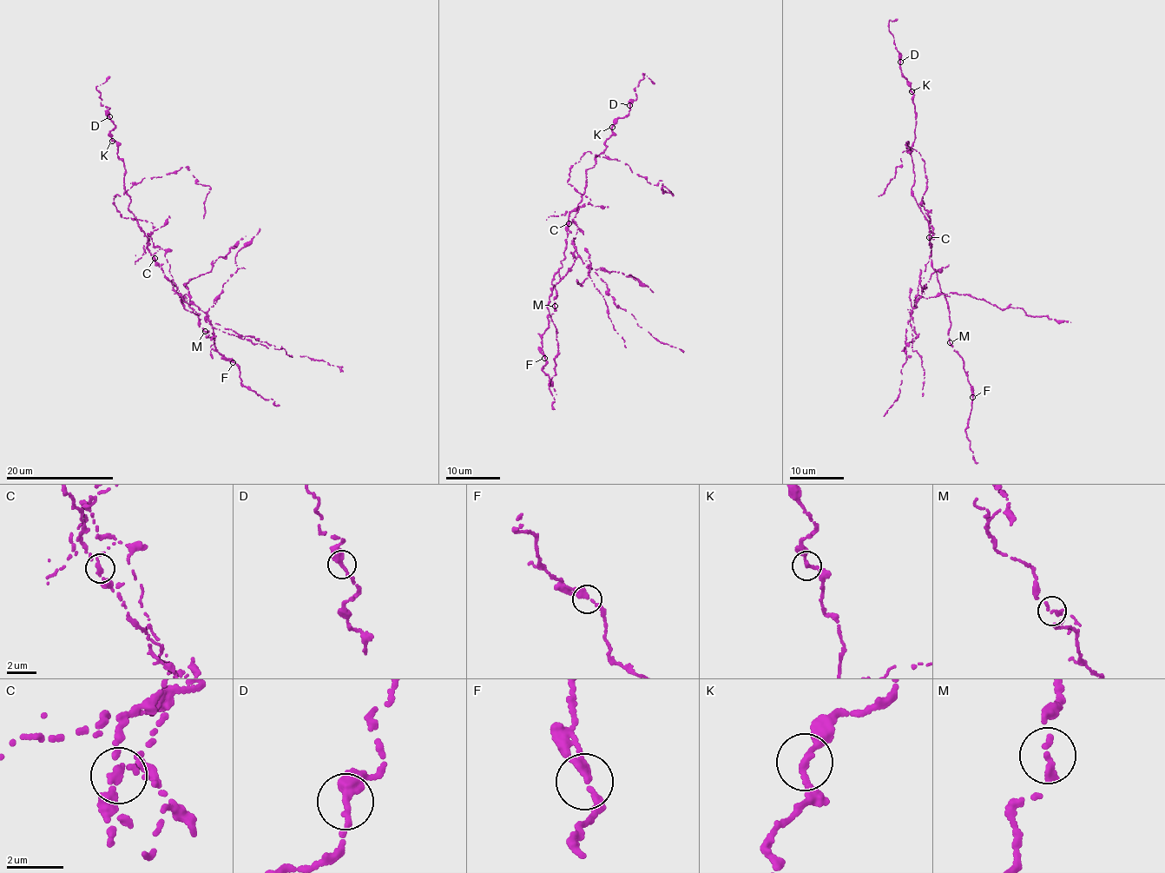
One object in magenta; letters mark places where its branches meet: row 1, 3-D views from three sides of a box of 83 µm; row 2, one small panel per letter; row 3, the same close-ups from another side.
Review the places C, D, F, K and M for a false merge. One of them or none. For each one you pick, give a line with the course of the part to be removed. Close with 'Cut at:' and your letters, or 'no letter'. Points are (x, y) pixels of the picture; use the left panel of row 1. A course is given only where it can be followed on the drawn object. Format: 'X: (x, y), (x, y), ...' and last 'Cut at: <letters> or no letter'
C: (154, 258), (152, 223), (122, 217), (116, 195), (187, 167), (210, 188), (203, 218)
Cut at: C

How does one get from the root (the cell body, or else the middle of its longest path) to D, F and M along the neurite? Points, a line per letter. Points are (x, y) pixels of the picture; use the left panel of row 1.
D: (160, 249), (149, 252), (148, 236), (128, 210), (125, 165), (109, 116)
F: (160, 249), (154, 261), (177, 287), (184, 308), (198, 316), (198, 326), (213, 339), (215, 350), (233, 362)
M: (160, 249), (154, 254), (156, 265), (177, 287), (184, 308), (198, 316), (198, 326), (205, 331)

